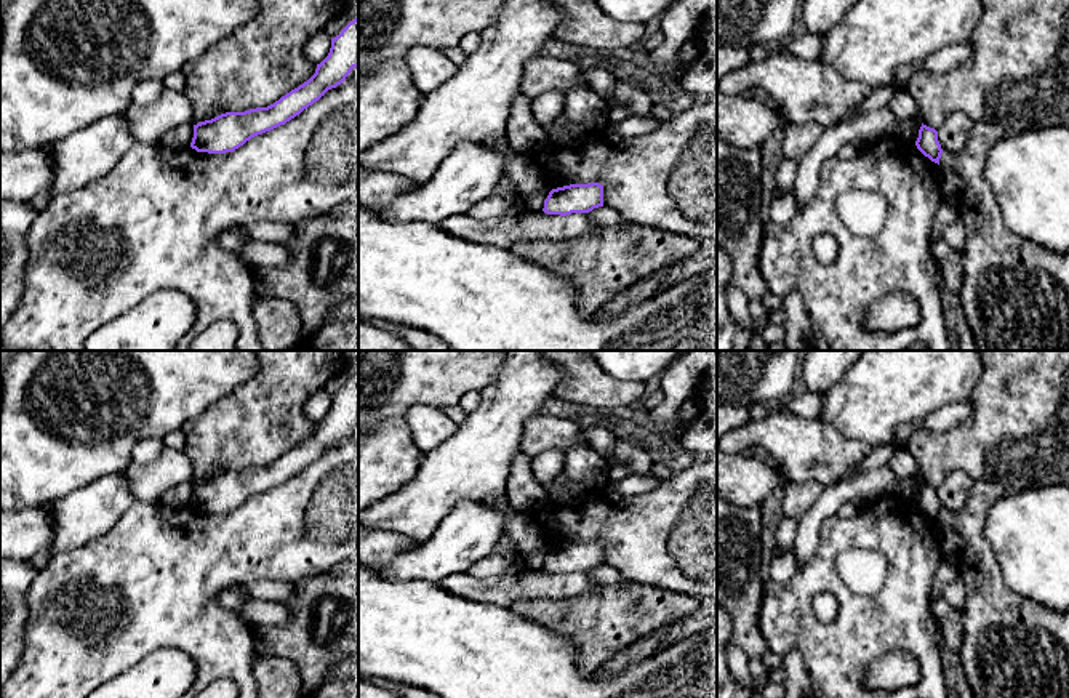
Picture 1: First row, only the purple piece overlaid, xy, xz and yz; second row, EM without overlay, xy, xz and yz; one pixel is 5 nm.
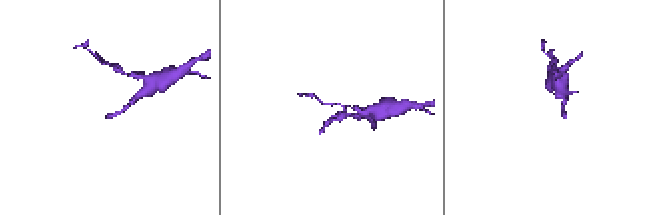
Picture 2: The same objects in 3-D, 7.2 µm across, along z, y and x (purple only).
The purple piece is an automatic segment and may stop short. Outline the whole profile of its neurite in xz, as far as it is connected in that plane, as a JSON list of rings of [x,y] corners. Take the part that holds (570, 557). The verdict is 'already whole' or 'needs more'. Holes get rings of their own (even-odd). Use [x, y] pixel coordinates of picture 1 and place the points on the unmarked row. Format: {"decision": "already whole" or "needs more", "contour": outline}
{"decision": "already whole", "contour": [[[599,541],[570,543],[552,548],[544,559],[543,570],[567,575],[571,572],[589,572],[603,565],[603,544]]]}

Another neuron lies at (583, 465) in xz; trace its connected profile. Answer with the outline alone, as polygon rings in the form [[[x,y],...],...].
[[[579,443],[565,453],[563,472],[571,482],[578,482],[584,491],[600,490],[610,482],[610,463],[589,443]]]

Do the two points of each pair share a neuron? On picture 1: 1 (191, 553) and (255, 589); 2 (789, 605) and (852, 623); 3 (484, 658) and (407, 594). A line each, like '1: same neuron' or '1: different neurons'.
1: different neurons
2: same neuron
3: same neuron

